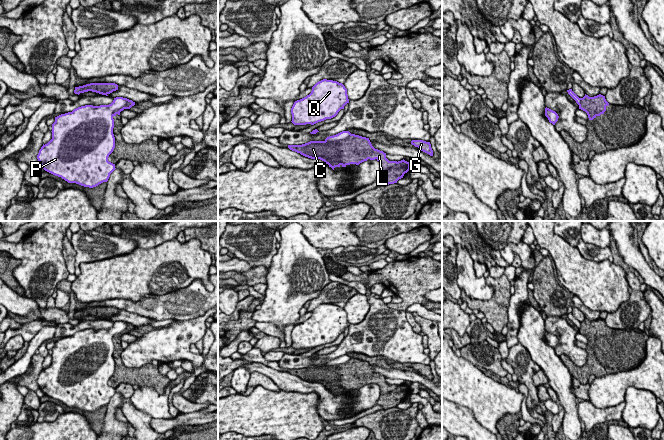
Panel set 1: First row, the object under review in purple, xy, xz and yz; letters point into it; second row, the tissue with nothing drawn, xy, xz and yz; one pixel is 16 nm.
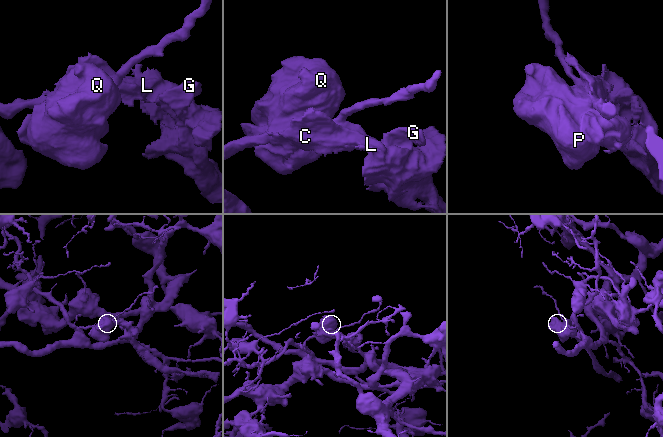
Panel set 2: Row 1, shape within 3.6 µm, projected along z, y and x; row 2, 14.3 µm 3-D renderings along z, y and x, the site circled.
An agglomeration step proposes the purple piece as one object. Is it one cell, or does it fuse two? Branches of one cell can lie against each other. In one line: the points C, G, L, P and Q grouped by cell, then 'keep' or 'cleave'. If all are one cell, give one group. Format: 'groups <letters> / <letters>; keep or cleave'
groups C G L / P Q; cleave

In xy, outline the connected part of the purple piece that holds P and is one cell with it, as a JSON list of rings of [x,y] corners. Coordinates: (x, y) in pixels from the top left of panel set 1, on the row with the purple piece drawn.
[[[116,97],[109,105],[85,105],[55,117],[52,139],[37,155],[39,165],[68,183],[93,188],[107,182],[116,169],[108,161],[115,148],[112,114],[127,101]]]

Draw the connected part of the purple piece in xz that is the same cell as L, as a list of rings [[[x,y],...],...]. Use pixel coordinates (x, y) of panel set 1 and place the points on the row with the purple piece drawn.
[[[355,134],[340,141],[310,141],[302,145],[288,145],[288,148],[305,157],[320,159],[333,170],[335,167],[359,165],[368,159],[376,159],[380,163],[377,181],[384,186],[397,183],[405,173],[411,170],[409,162],[404,159],[398,162],[389,161],[386,153],[372,146],[369,138]]]

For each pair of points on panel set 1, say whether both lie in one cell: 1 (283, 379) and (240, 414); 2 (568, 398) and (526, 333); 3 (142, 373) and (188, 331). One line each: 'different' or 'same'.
1: different
2: same
3: different

